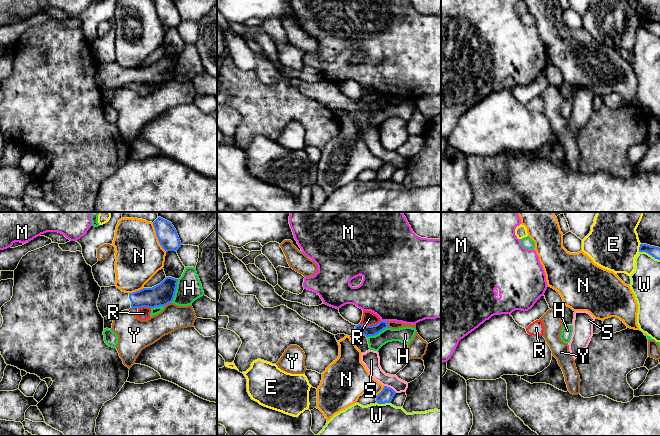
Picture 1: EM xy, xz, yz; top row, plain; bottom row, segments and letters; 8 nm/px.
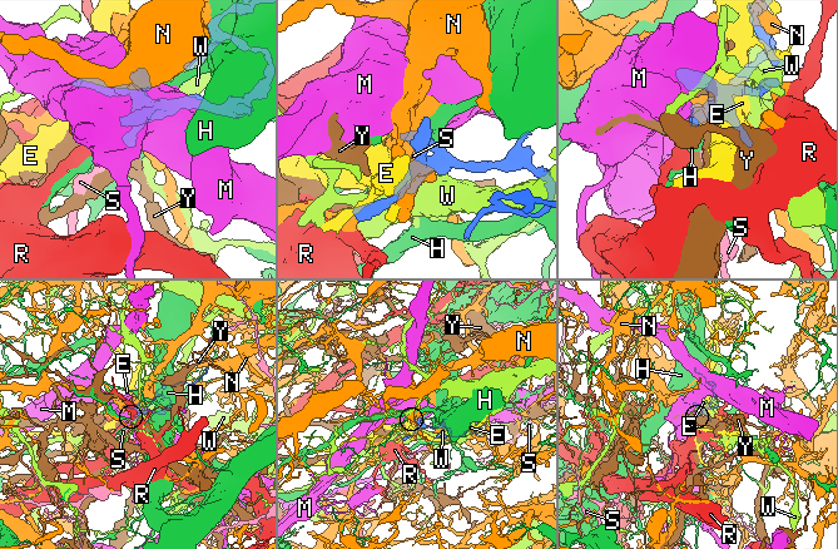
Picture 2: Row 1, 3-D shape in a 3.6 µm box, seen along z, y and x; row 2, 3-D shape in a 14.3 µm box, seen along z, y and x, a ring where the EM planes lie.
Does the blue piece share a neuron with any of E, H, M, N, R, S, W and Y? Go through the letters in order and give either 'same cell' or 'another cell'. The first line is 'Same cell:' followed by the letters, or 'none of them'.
Same cell: none of them
E: another cell
H: another cell
M: another cell
N: another cell
R: another cell
S: another cell
W: another cell
Y: another cell

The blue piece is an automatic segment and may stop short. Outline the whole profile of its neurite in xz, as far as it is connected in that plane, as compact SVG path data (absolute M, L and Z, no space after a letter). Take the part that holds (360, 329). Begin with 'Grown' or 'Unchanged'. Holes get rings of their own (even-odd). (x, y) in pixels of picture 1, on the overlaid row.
Grown. M223 253L224 262L231 281L236 290L242 295L254 295L264 308L274 308L285 305L296 311L302 318L311 321L325 331L337 335L345 334L375 336L388 327L386 321L376 325L354 325L345 320L339 310L326 304L306 306L298 302L284 300L279 296L272 285L253 276L246 265L232 253Z

